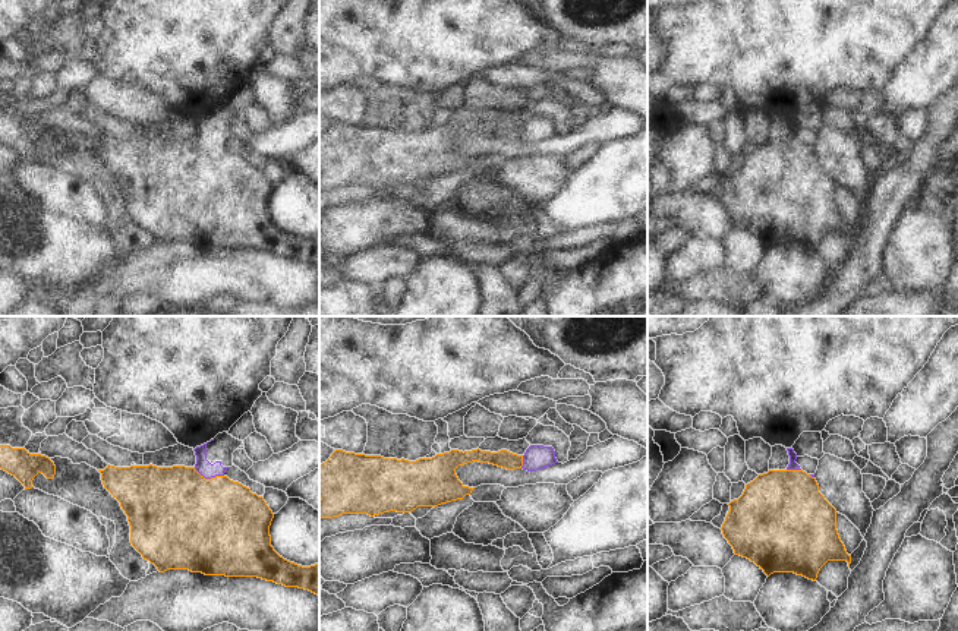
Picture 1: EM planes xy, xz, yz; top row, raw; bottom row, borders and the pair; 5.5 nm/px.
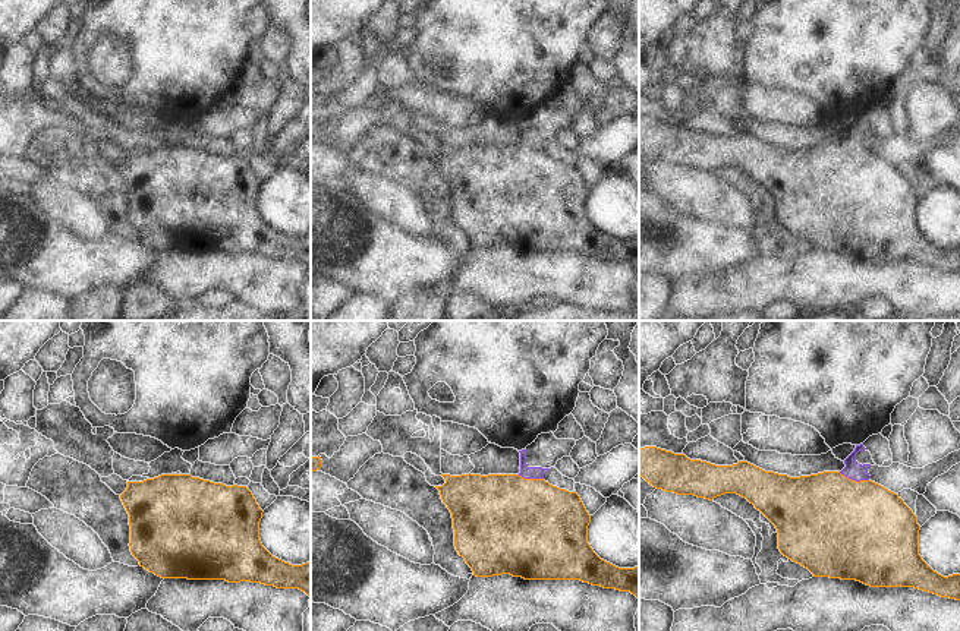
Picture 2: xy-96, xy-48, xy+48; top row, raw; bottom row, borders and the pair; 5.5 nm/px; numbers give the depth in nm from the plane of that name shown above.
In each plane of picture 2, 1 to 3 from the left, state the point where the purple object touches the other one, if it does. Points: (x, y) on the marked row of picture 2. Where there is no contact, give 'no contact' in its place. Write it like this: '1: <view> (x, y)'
1: no contact
2: xy-48 (531, 479)
3: xy+48 (853, 480)

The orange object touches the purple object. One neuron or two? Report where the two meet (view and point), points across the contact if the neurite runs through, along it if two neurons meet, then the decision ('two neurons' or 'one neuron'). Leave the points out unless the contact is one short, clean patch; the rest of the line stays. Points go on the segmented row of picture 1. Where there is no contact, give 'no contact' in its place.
contact xy (208, 479); way xy (213, 524), (208, 479), (204, 467); one neuron

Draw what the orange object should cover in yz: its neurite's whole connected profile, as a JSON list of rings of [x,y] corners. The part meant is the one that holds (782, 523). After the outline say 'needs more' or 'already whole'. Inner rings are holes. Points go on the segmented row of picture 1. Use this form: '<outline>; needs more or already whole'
[[[787,448],[787,451],[790,455],[788,467],[769,470],[747,483],[743,495],[728,504],[729,511],[721,530],[734,553],[754,562],[768,577],[773,572],[794,572],[816,581],[820,568],[828,561],[847,561],[850,567],[851,555],[847,553],[836,530],[836,509],[819,492],[814,474],[807,474],[795,463],[794,449]]]; needs more

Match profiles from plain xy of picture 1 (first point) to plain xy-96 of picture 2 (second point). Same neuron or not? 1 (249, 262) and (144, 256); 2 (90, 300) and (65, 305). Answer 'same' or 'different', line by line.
1: different
2: different

